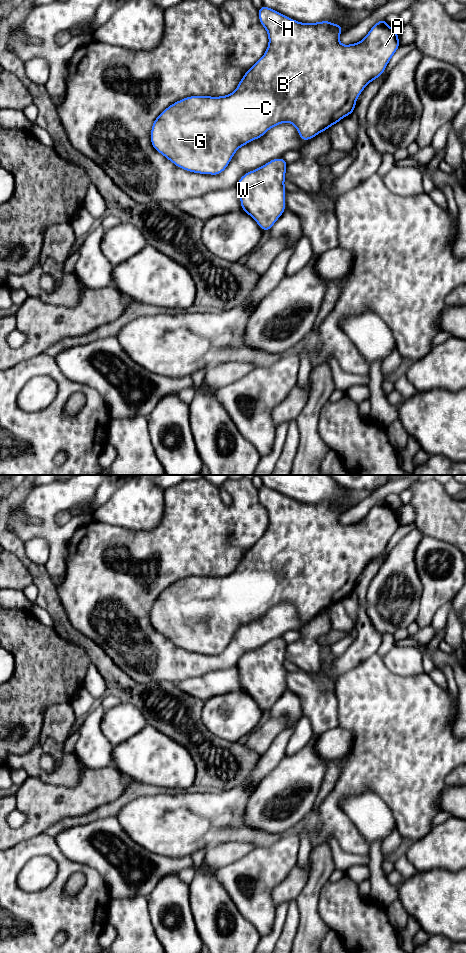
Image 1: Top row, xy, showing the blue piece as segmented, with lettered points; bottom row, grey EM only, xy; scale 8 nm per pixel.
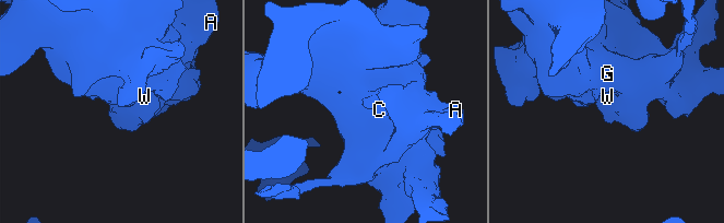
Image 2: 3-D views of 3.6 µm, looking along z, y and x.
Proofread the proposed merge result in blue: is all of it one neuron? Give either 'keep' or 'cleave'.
keep

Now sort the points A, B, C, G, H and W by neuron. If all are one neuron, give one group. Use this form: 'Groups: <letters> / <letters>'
Groups: A B C G H W

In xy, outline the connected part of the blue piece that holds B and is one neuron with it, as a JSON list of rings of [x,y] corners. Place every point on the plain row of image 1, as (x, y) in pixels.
[[[264,485],[258,490],[258,497],[267,510],[269,524],[265,534],[244,554],[234,572],[219,577],[184,578],[170,585],[154,600],[151,624],[177,647],[194,653],[218,655],[226,649],[240,627],[284,602],[294,605],[302,620],[310,620],[354,592],[360,573],[383,554],[400,526],[397,511],[386,500],[378,501],[360,522],[342,525],[339,522],[342,504],[330,501],[306,504]]]

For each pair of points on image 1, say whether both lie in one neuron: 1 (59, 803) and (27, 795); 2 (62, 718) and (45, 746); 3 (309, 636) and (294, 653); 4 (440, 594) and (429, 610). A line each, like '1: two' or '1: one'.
1: one
2: one
3: one
4: one

